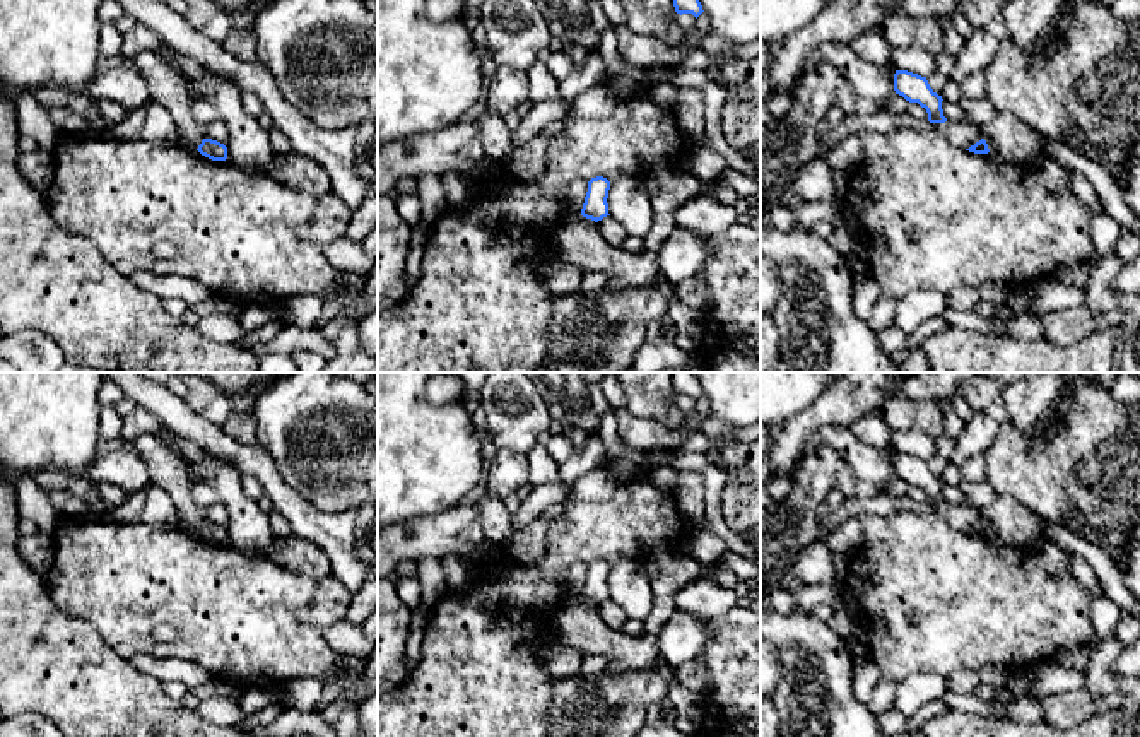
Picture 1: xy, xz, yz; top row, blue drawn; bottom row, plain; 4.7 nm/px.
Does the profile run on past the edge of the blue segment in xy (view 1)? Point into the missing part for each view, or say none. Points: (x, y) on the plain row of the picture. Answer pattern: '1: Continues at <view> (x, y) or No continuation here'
1: No continuation here

